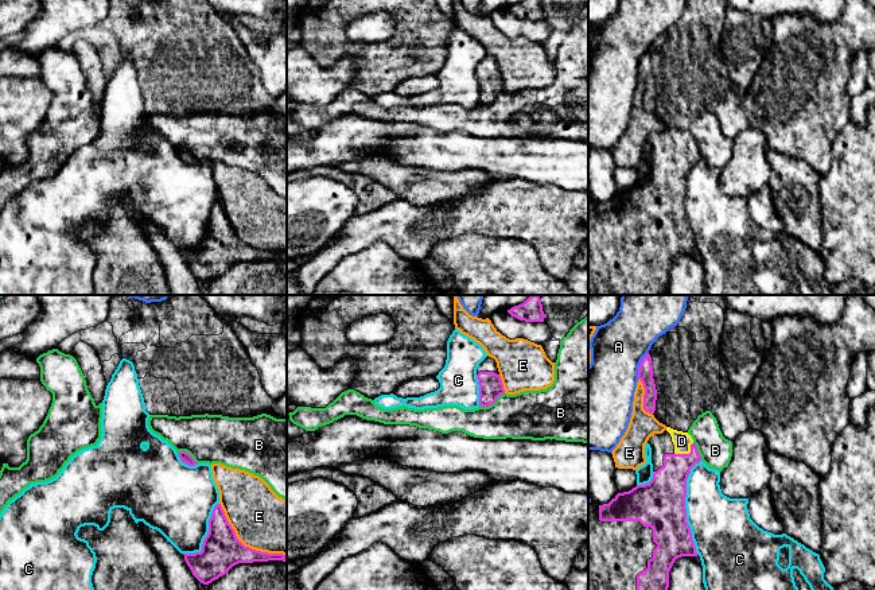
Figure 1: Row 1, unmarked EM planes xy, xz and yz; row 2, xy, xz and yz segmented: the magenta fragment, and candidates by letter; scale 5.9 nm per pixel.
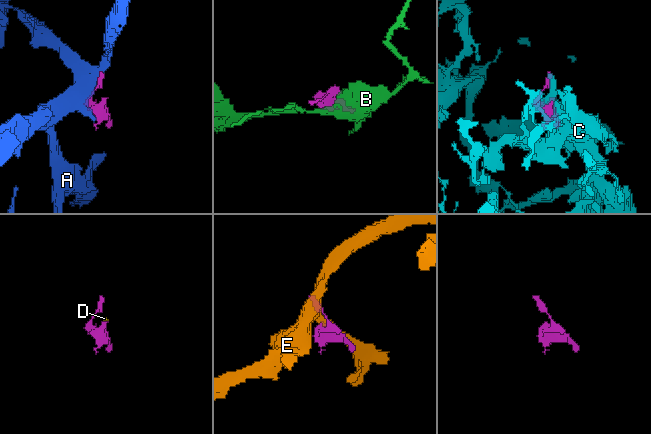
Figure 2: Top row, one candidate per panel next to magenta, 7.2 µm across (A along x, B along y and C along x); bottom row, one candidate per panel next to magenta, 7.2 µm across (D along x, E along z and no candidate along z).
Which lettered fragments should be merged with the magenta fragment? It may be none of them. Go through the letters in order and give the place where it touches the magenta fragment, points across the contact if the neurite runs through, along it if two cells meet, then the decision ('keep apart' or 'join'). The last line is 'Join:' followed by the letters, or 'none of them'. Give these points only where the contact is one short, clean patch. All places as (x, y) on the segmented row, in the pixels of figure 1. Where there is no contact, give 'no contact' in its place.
A: meets magenta in yz at (640, 365); keep apart
B: meets magenta in xz at (492, 403); keep apart
C: meets magenta in yz at (684, 507); keep apart
D: meets magenta in yz at (687, 454); runs through yz (667, 490), (676, 468), (687, 454), (681, 441); join
E: meets magenta in xy at (242, 544); keep apart
Join: D

